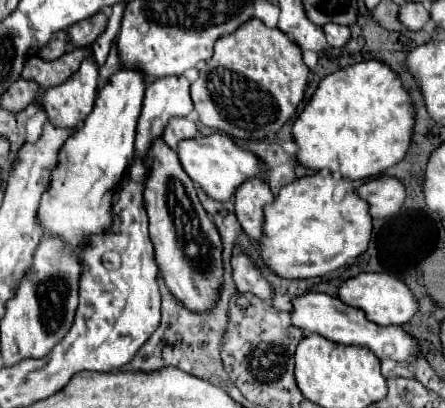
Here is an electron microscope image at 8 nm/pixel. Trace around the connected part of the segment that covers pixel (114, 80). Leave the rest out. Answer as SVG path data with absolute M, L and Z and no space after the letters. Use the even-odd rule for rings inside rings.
M119 70L113 76L109 76L105 86L99 88L93 112L87 116L85 124L61 148L59 166L51 176L49 190L41 198L37 218L47 234L61 234L63 240L67 240L69 244L79 244L85 242L93 232L105 232L111 226L113 194L119 180L123 180L123 174L127 172L135 154L133 142L135 142L135 128L137 128L137 118L141 114L143 96L145 96L145 74L141 70L137 72Z

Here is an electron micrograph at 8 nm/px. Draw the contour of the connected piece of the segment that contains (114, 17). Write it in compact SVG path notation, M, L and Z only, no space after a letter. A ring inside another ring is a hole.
M115 4L111 10L111 16L109 16L109 24L105 28L105 32L91 44L91 50L93 50L93 58L97 62L97 66L101 66L109 54L109 48L111 48L111 42L115 40L117 32L119 32L119 26L121 26L121 16L123 16L123 8L125 4Z

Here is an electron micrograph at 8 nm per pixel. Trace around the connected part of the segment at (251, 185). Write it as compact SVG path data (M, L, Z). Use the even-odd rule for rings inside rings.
M253 176L247 178L243 184L237 186L233 200L235 200L235 216L249 238L259 238L263 232L263 206L271 204L273 192L269 190L267 182Z

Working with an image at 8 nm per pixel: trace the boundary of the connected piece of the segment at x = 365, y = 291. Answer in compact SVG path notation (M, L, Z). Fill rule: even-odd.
M363 272L355 278L341 282L337 288L337 298L351 308L363 310L367 320L371 320L379 326L391 326L391 324L401 326L401 324L409 322L419 308L417 298L411 294L411 290L401 280L395 280L395 276L373 274L373 272Z

